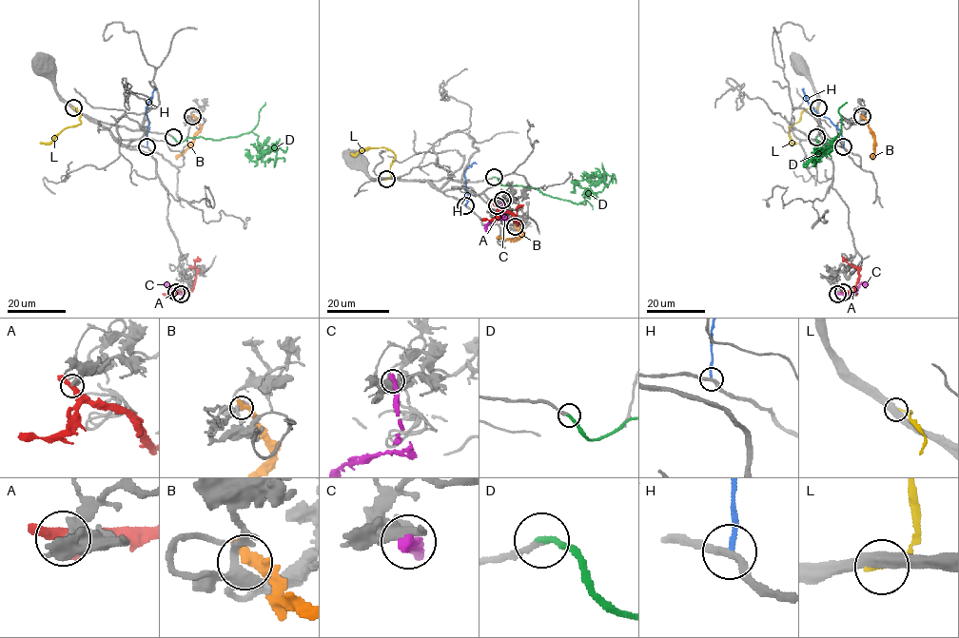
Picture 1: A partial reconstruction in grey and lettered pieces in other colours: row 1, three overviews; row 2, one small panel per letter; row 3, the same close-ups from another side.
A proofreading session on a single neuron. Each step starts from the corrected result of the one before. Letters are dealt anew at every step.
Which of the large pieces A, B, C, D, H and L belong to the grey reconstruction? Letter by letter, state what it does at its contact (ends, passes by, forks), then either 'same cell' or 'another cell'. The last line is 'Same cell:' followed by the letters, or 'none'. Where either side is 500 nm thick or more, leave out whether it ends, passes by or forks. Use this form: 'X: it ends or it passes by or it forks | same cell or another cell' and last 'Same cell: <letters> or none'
A: it passes by | another cell
B: it passes by | another cell
C: another cell
D: it ends | same cell
H: it ends | another cell
L: another cell
Same cell: D

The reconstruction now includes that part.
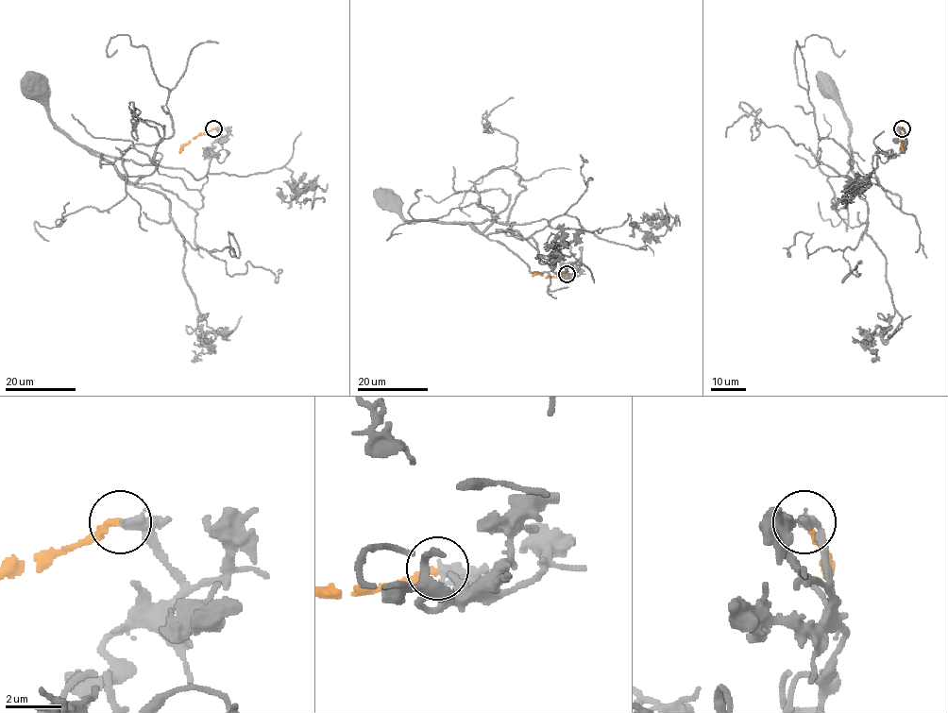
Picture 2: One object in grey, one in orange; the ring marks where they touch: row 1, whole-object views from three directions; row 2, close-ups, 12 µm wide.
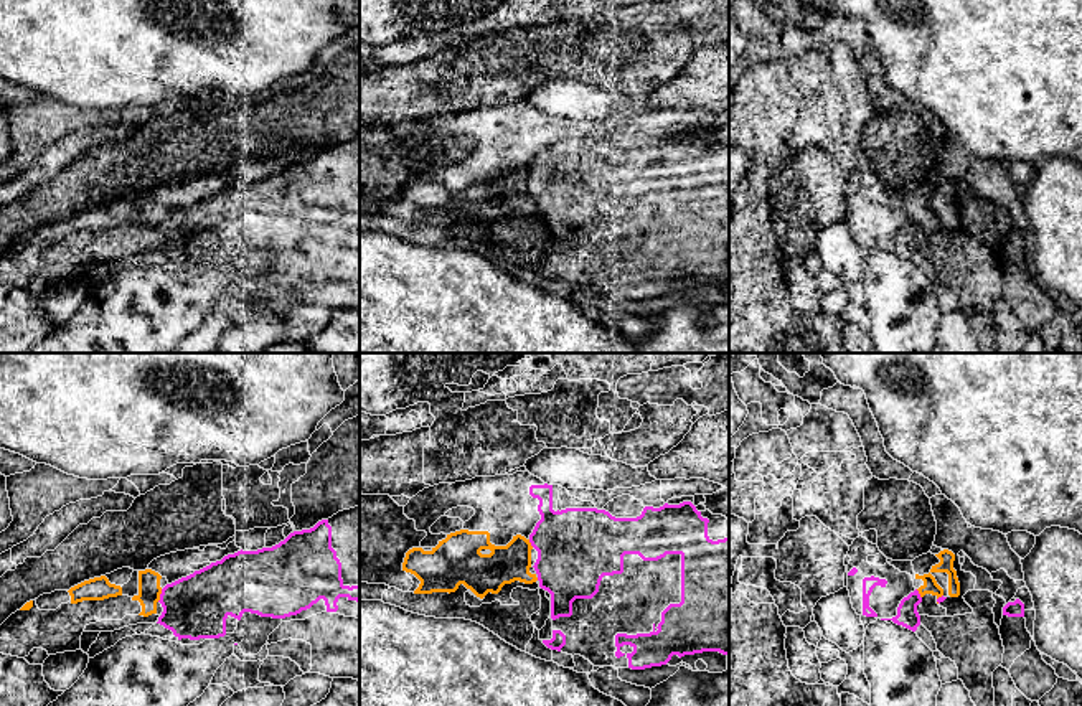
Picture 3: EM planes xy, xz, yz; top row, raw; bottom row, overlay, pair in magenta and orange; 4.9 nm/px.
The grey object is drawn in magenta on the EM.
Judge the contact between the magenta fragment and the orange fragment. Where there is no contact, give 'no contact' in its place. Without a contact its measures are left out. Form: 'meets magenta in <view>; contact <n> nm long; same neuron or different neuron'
meets magenta in xy; contact 70 nm long; same neuron

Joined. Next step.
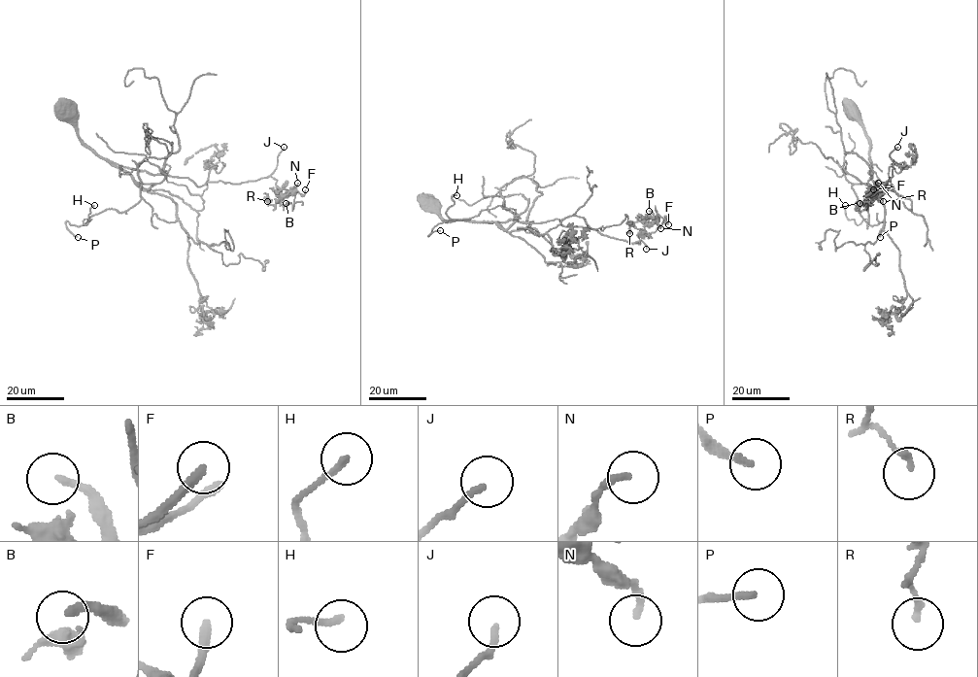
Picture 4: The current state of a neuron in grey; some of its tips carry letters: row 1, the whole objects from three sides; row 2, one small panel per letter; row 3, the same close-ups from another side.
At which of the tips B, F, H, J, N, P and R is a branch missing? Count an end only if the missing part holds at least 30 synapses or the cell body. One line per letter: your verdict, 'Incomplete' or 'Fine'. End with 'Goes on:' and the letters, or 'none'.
B: Fine
F: Fine
H: Incomplete
J: Incomplete
N: Fine
P: Incomplete
R: Fine
Goes on: H, J, P

